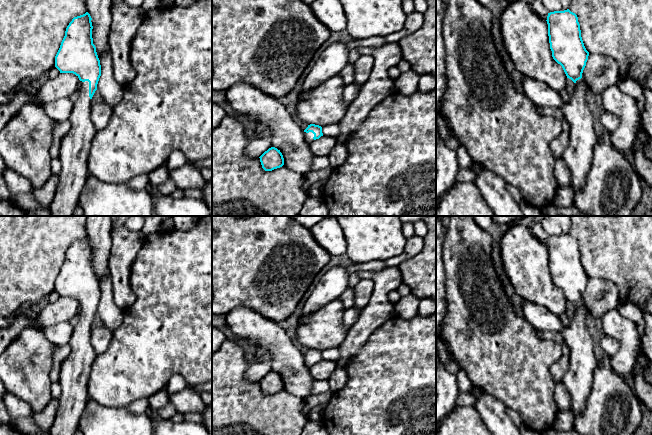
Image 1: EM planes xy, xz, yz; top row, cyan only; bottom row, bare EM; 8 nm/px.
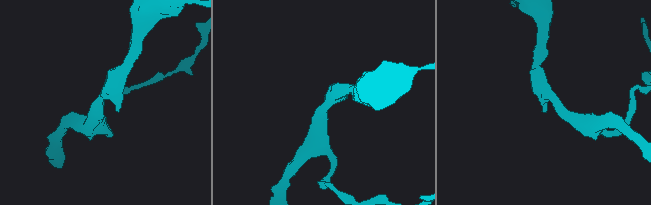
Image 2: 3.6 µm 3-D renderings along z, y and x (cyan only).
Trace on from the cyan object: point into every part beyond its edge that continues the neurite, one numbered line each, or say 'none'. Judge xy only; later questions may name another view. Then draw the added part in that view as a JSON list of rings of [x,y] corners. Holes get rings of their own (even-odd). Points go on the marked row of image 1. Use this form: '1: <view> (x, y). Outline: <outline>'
1: xy (75, 147). Outline: [[[89,82],[79,84],[79,97],[69,118],[71,128],[61,140],[59,183],[49,206],[52,216],[73,216],[89,175],[87,160],[97,130],[91,120]]]

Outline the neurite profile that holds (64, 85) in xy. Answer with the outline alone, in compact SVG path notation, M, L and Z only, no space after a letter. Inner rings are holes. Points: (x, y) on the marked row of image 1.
M60 73L54 79L48 79L35 94L14 90L10 94L10 101L0 104L0 130L19 111L19 109L33 100L39 104L48 103L60 98L70 97L78 88L80 80L73 73Z

